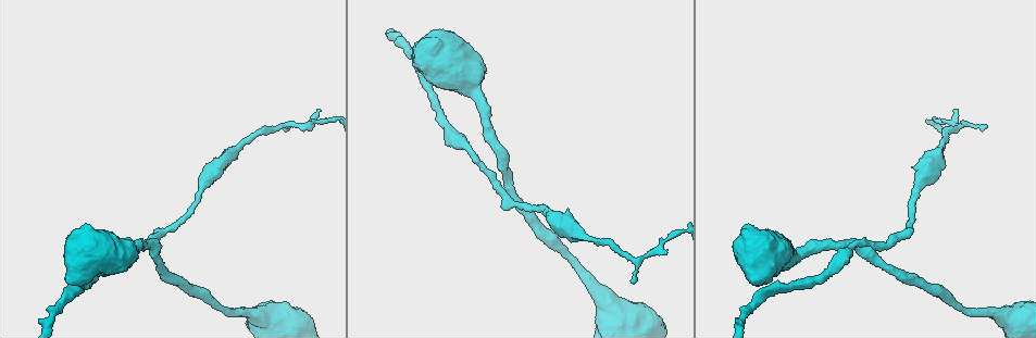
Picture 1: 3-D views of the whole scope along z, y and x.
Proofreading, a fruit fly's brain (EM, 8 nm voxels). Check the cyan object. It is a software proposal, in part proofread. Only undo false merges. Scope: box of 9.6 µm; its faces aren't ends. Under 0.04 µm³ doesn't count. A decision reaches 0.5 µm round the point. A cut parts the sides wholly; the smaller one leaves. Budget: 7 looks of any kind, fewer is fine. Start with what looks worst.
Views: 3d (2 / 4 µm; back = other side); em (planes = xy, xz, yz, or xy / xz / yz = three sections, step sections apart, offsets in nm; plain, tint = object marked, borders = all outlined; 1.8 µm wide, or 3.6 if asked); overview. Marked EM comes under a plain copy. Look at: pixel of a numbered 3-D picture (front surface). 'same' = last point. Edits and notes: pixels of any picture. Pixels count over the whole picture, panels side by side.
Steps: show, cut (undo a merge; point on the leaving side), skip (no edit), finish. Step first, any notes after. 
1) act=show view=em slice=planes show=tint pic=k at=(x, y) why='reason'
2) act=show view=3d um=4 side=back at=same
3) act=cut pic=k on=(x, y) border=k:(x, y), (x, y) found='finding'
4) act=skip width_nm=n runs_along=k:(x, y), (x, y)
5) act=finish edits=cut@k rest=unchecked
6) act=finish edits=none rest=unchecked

act=show view=em um=3.6 slice=planes show=tint pic=1 at=(766, 293) why='thin arm on a thick one'

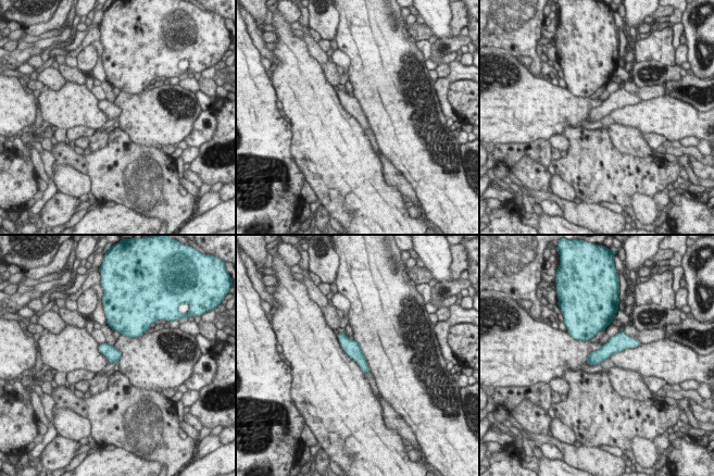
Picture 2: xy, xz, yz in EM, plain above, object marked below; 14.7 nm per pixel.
act=skip width_nm=200 found='continuous, no second neuron'

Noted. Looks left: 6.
act=show view=em slice=yz step=4 show=tint pic=1 at=(859, 244) why='calibre changes'

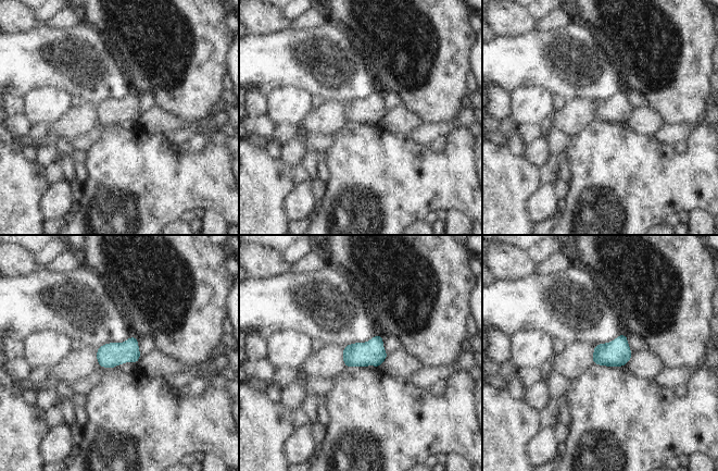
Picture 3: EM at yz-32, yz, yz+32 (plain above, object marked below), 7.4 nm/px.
act=show view=em slice=planes show=tint at=same why='another direction'

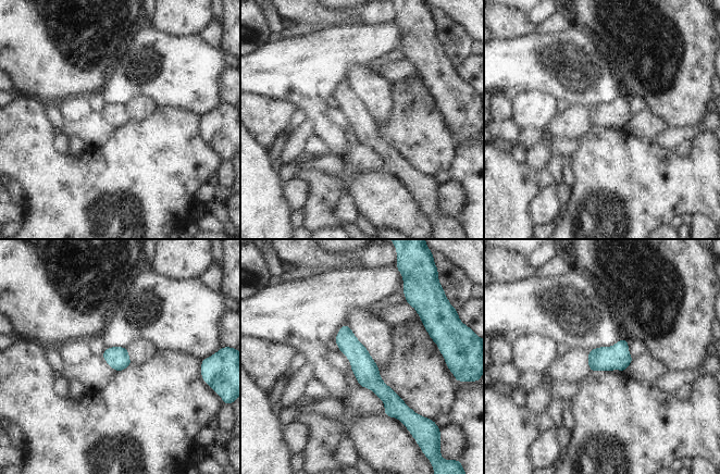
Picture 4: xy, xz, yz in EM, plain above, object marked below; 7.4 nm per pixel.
act=skip runs_along=4:(343, 328), (368, 375), (404, 411) found='one neuron here'

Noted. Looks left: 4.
act=show view=3d um=4 pic=1 at=(295, 313) why='sharp bend'

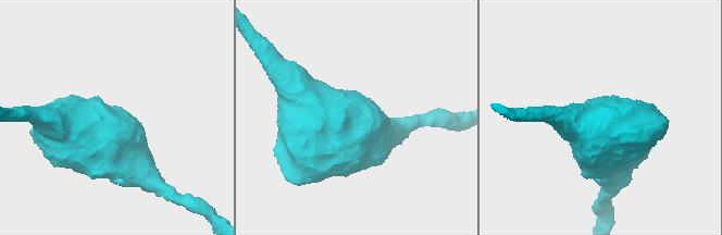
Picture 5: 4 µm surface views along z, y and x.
act=show view=em um=3.6 slice=planes show=borders pic=5 at=(110, 119)

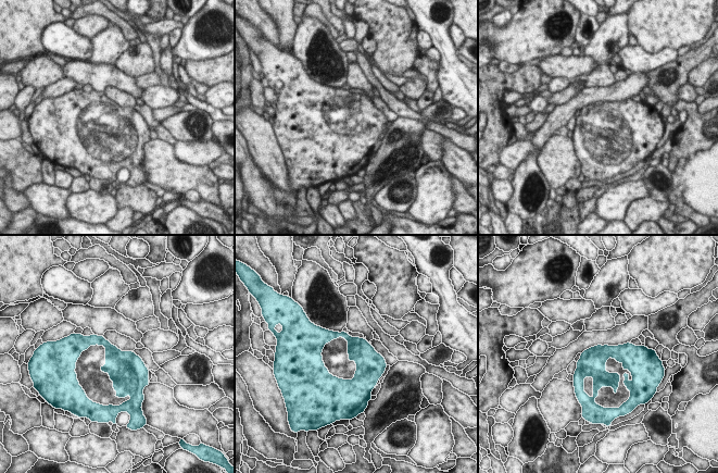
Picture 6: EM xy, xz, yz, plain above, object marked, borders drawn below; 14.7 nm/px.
act=skip width_nm=360 found='all the same neuron'

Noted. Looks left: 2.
act=finish edits=none rest=unchecked

